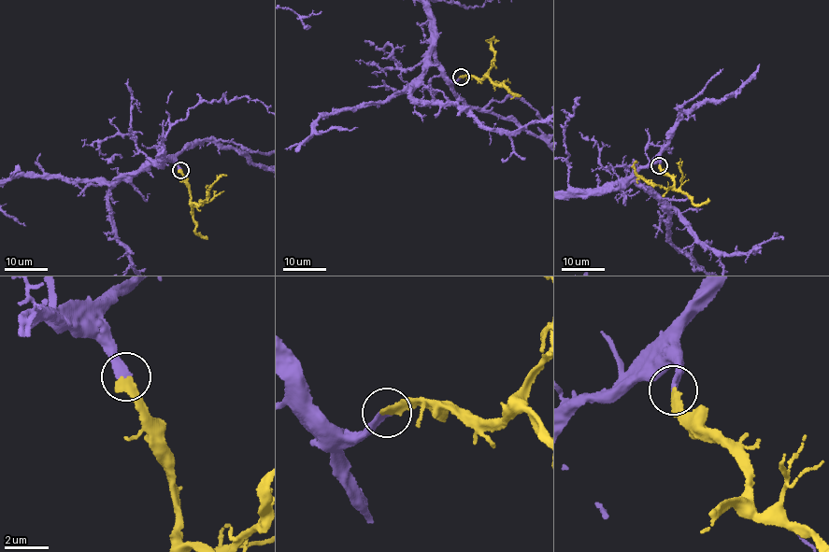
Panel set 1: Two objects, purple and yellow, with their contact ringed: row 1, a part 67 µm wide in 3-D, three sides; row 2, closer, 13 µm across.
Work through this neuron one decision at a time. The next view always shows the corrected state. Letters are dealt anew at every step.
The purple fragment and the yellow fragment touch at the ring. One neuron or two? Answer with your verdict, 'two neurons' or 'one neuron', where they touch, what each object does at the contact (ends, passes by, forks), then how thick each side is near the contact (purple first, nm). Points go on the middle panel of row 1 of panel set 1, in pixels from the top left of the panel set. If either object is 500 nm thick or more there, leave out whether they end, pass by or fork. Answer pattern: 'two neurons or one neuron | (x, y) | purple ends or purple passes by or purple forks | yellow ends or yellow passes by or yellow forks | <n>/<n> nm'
one neuron | (461, 77) | purple ends | yellow ends | 300/360 nm

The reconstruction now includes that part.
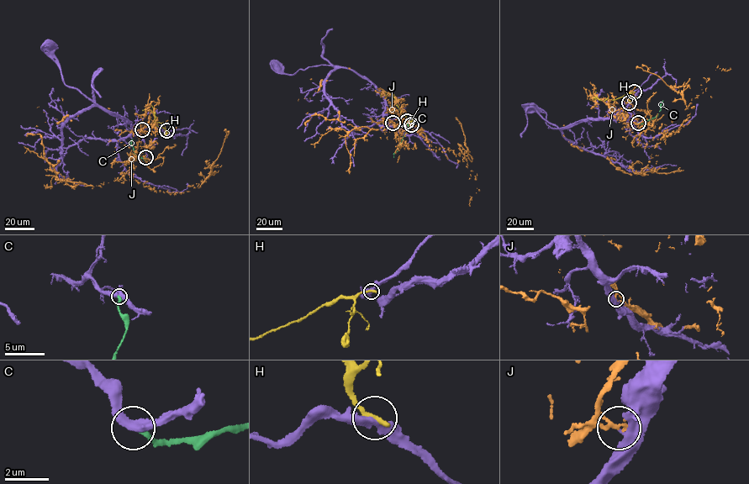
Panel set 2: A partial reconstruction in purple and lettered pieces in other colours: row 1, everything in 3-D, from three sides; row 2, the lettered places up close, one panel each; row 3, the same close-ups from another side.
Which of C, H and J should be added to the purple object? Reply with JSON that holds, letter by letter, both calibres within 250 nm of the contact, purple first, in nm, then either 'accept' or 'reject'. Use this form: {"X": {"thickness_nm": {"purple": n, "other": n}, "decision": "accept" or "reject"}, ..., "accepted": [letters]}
{"C": {"thickness_nm": {"purple": 380, "other": 240}, "decision": "reject"}, "H": {"thickness_nm": {"purple": 320, "other": 280}, "decision": "reject"}, "J": {"thickness_nm": {"purple": 260, "other": 200}, "decision": "reject"}, "accepted": []}

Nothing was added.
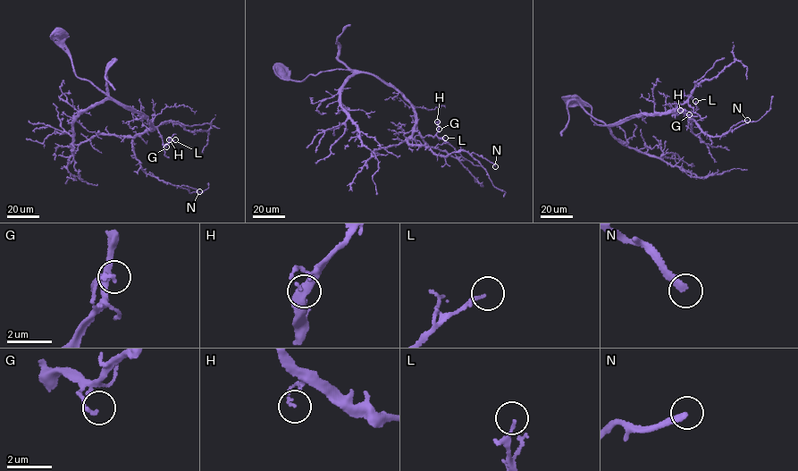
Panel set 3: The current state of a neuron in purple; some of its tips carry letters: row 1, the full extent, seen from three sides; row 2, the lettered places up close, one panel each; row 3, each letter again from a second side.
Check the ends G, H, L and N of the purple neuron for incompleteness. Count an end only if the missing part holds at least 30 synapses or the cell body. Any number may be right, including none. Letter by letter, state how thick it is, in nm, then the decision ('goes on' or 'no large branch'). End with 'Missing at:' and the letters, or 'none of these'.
G: 150 nm | no large branch
H: 90 nm | no large branch
L: 120 nm | no large branch
N: 280 nm | goes on
Missing at: N

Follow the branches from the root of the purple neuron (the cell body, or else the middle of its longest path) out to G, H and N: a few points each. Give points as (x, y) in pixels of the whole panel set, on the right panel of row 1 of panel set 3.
G: (571, 99), (591, 106), (594, 125), (612, 124), (637, 113), (674, 111), (688, 102), (693, 109), (689, 114)
H: (571, 99), (591, 106), (594, 125), (612, 124), (637, 113), (674, 111), (688, 102), (693, 111), (680, 110)
N: (571, 99), (591, 106), (594, 125), (677, 110), (705, 133), (720, 137), (747, 120)

